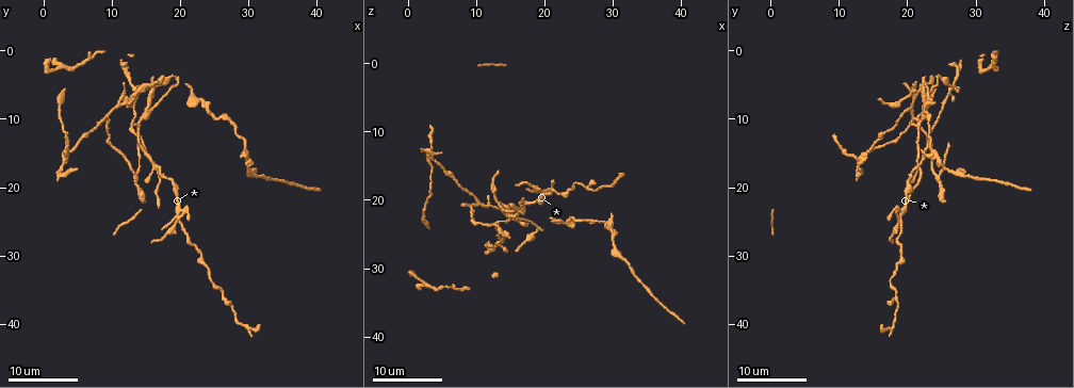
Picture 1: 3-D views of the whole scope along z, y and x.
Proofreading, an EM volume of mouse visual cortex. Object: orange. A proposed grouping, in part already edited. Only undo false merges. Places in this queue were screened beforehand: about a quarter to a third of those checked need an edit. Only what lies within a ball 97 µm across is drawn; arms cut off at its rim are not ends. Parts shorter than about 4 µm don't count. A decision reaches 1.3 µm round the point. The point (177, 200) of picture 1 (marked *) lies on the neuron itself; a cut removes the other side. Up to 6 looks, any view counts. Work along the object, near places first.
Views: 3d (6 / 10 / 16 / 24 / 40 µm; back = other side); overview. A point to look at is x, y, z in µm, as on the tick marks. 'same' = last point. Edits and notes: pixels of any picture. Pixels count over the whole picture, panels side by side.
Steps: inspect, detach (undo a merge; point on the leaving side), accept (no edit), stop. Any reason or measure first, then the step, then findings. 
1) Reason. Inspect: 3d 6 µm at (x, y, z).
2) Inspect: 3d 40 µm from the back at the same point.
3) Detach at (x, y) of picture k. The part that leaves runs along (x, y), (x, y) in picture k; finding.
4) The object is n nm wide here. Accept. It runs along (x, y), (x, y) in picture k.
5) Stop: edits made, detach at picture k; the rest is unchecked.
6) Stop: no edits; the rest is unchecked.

Four or more arms meet. Inspect: 3d 24 µm at (20.0, 25.0, 18.5).

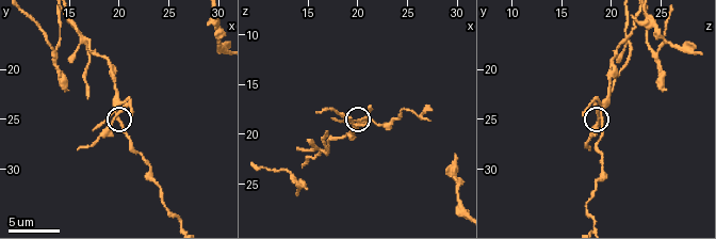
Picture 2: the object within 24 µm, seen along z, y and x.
Inspect: 3d 6 µm at (19.8, 25.0, 19.0).

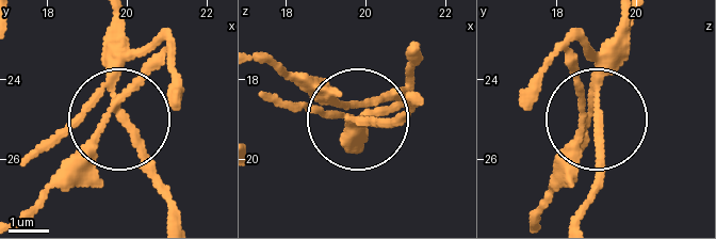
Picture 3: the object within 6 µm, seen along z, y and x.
The object is 170 nm wide here. Detach at (164, 33) of picture 3. The part that leaves runs along (117, 69), (103, 128), (18, 220) in picture 3; a second neuron is stuck on.

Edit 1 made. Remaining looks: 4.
Inspect: overview.

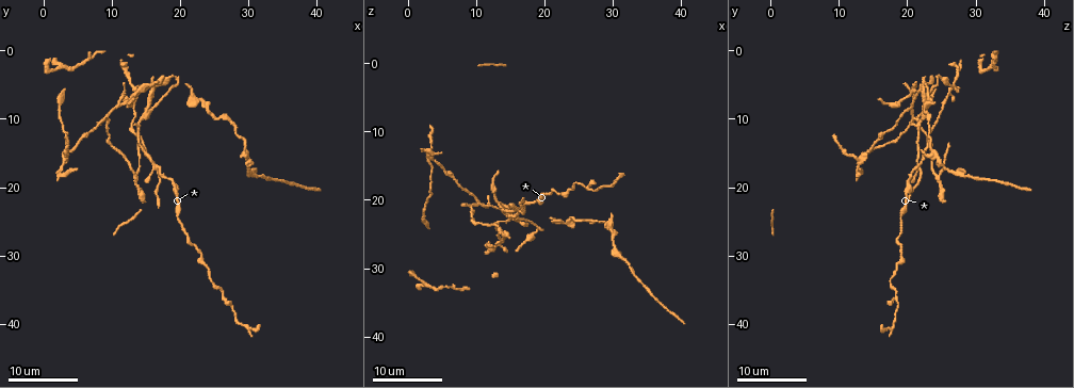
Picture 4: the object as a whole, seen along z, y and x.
A narrow waist. Inspect: 3d 16 µm at (29.0, 40.5, 18.0).

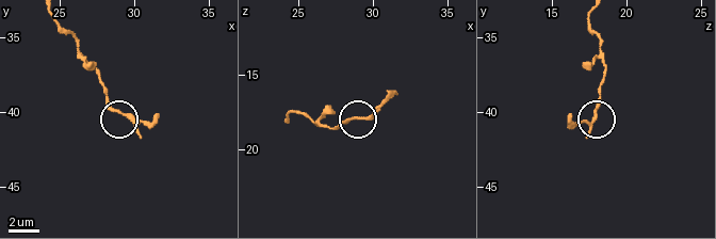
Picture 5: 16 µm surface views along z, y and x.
Inspect: 3d 10 µm at (29.0, 40.0, 17.8).

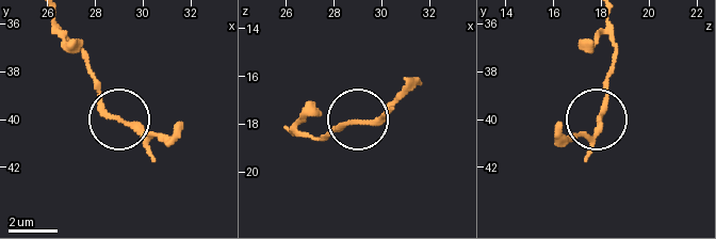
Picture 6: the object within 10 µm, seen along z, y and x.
Accept. Continuous, no second neuron.

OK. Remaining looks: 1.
Thin neck. Inspect: 3d 10 µm at (26.4, 35.2, 18.2).

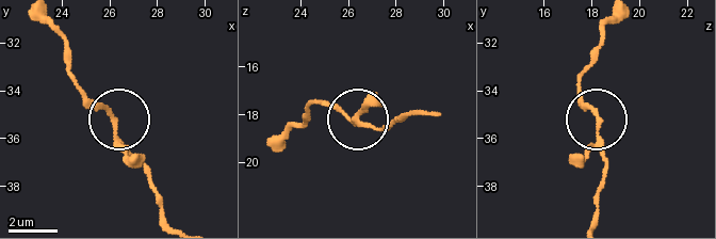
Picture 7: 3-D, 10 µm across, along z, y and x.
3 arms meet here. Accept. Continuous, no second neuron.

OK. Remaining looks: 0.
Stop: edits made, detach at picture 3; the rest is unchecked.

